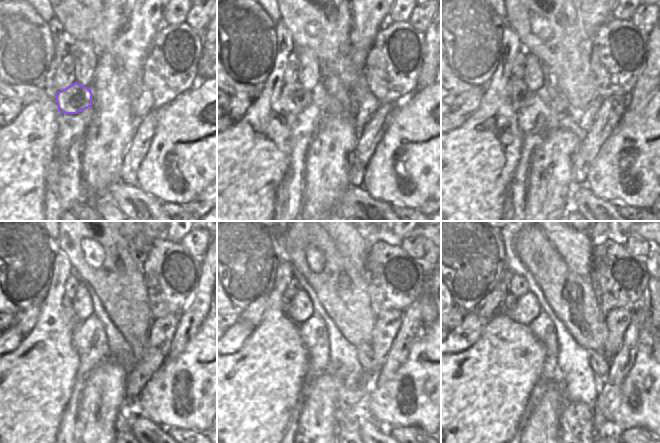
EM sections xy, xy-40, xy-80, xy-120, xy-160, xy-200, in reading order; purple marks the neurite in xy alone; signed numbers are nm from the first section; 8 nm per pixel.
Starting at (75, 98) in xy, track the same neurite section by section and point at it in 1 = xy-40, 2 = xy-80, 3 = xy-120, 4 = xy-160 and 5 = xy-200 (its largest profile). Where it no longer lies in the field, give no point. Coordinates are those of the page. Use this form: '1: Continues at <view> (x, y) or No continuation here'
1: Continues at xy-40 (295, 98)
2: Continues at xy-80 (519, 94)
3: Continues at xy-120 (73, 320)
4: Continues at xy-160 (286, 302)
5: Continues at xy-200 (510, 301).

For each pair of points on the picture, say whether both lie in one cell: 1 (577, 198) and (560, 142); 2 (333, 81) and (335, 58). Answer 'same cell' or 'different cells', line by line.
1: different cells
2: different cells

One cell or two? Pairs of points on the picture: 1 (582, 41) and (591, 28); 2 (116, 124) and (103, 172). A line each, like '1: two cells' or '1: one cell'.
1: two cells
2: one cell

